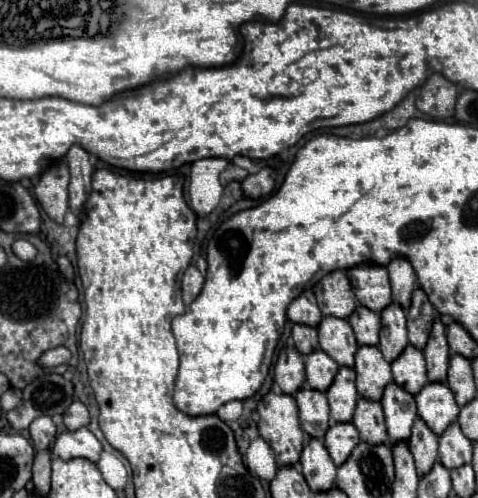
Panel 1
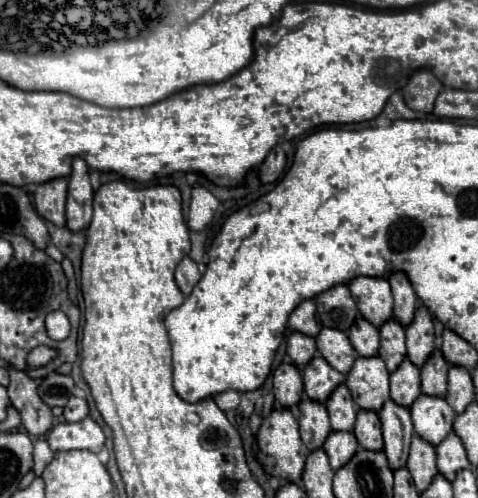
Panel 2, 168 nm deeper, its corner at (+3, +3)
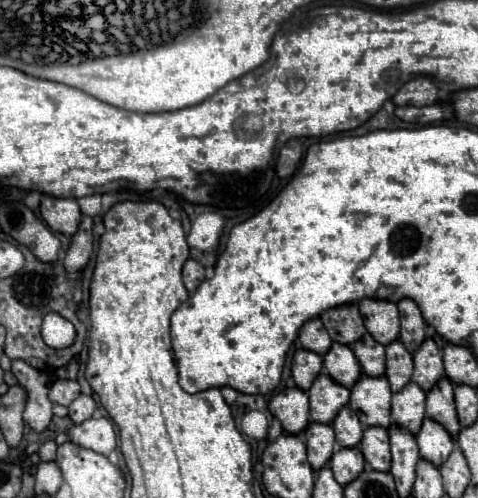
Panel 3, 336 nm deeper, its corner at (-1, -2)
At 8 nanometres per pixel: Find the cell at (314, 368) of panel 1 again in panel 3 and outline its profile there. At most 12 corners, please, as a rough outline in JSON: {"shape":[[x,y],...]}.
{"shape":[[320,373],[308,389],[312,419],[330,423],[350,391]]}

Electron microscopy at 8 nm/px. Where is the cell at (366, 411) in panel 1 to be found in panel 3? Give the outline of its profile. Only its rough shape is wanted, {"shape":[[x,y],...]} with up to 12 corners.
{"shape":[[366,427],[360,451],[376,471],[390,469],[384,427]]}

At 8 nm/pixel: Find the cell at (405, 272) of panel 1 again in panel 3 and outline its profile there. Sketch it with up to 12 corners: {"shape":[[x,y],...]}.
{"shape":[[414,299],[398,301],[400,341],[414,353],[426,337]]}

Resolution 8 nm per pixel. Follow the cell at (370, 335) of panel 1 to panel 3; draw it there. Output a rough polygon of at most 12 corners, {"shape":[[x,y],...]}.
{"shape":[[366,333],[352,345],[366,375],[384,375],[384,345]]}

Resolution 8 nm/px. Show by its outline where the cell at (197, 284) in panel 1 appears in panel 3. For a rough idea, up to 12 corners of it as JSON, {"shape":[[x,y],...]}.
{"shape":[[188,259],[182,269],[182,279],[188,293],[204,281],[204,267]]}

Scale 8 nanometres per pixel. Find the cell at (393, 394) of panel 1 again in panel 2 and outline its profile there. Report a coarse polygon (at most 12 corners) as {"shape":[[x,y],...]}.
{"shape":[[388,400],[378,412],[392,470],[406,466],[410,412]]}

